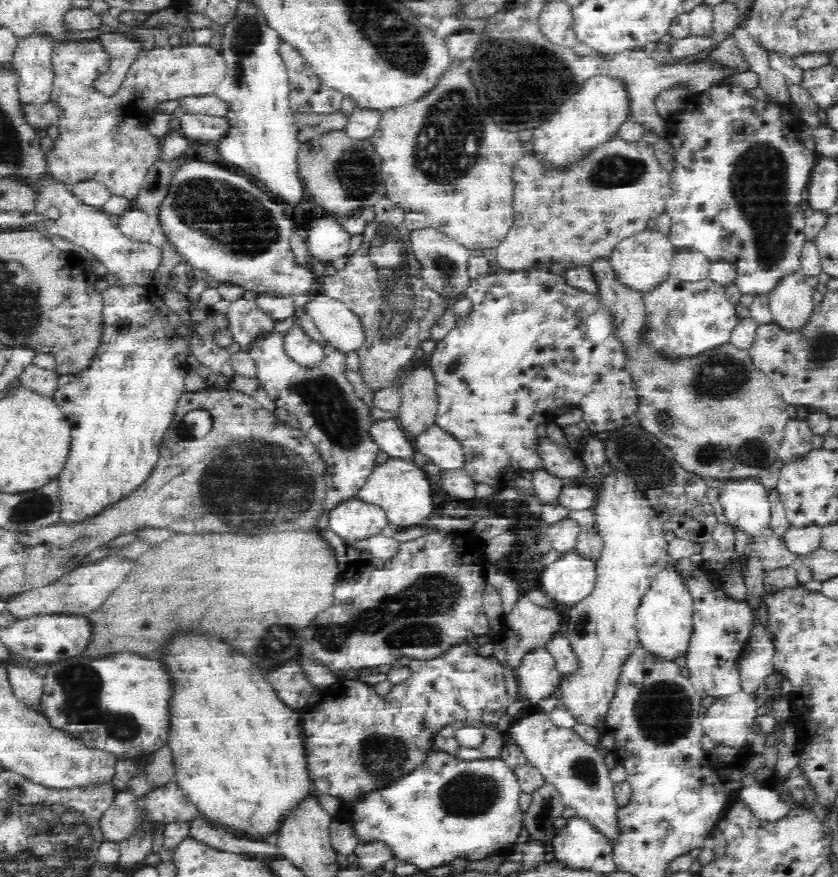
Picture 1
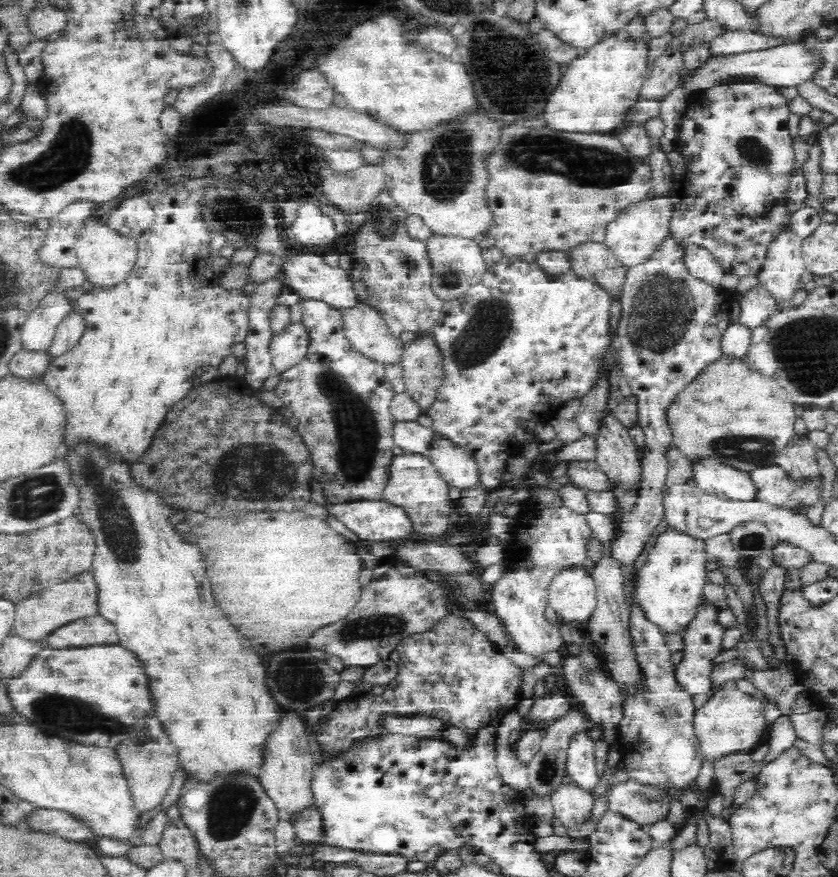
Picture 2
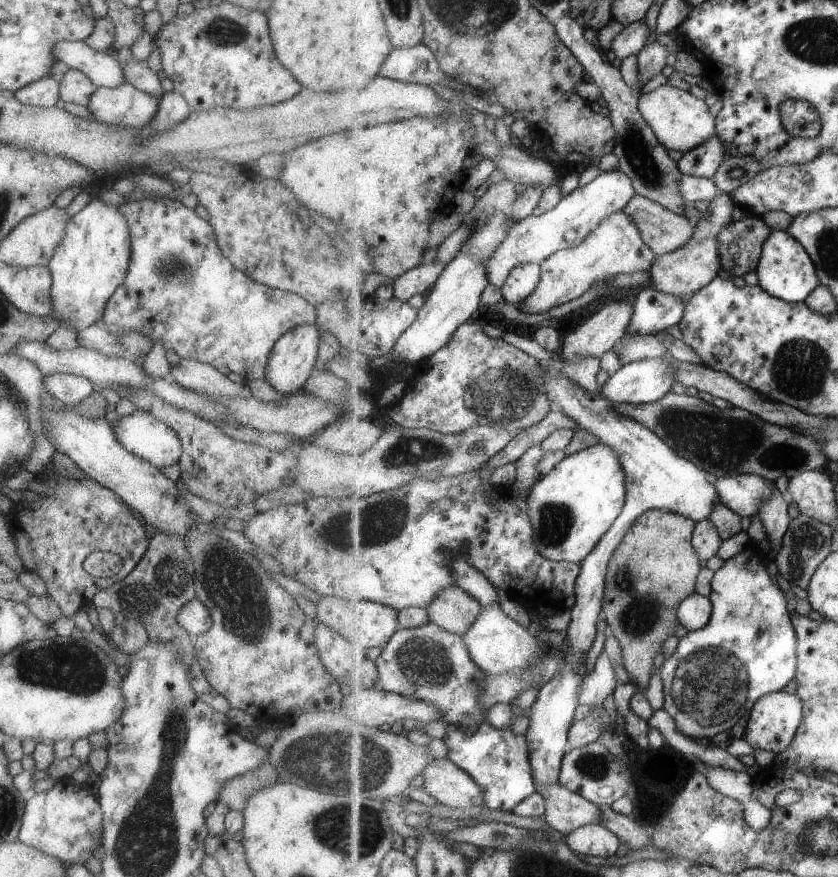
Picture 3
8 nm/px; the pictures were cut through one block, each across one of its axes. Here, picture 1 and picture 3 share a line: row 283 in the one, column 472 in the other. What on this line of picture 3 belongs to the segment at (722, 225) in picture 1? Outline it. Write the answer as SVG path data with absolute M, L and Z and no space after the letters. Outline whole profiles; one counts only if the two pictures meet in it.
M487 719L472 735L466 735L455 724L449 724L444 741L449 748L448 758L479 782L485 806L491 810L513 813L519 804L536 792L530 740L527 740L526 734L513 734L511 729L497 730Z

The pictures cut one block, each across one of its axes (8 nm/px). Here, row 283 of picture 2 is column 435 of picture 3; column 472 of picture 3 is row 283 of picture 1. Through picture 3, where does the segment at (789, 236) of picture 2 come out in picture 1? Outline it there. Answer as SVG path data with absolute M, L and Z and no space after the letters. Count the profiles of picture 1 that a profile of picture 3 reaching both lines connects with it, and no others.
M801 271L786 273L768 292L773 322L789 331L804 327L815 307L813 288L806 283L804 275Z

